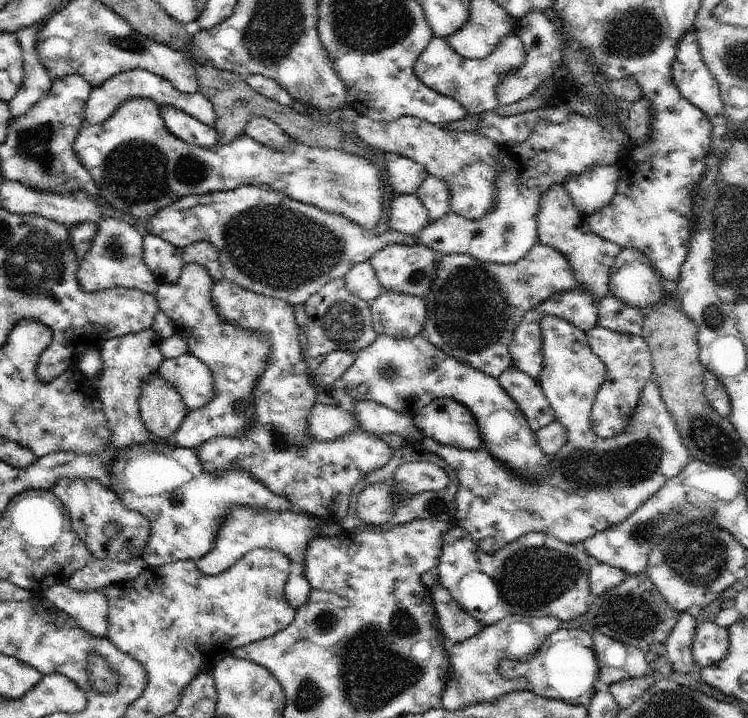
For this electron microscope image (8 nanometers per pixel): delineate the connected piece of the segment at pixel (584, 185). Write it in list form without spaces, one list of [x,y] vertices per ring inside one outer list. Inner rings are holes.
[[[617,164],[594,166],[564,182],[566,192],[570,194],[575,206],[583,216],[590,216],[596,210],[610,204],[614,194],[617,194],[618,168]]]

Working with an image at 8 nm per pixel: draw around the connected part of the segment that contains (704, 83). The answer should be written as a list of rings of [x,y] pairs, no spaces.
[[[694,26],[690,32],[684,34],[684,40],[678,48],[676,60],[672,65],[672,74],[680,94],[709,119],[723,115],[724,104],[720,97],[719,84],[712,78],[708,66],[700,56]]]

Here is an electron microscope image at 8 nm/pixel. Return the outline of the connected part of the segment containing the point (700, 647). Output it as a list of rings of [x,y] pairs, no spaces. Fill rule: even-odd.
[[[706,621],[697,627],[692,645],[693,664],[698,671],[704,667],[722,662],[728,656],[730,634],[727,628],[718,626],[714,621]]]

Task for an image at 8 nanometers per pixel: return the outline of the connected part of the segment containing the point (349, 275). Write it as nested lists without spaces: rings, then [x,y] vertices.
[[[370,261],[356,263],[344,276],[346,288],[364,301],[371,302],[384,292],[376,278],[376,271]]]

